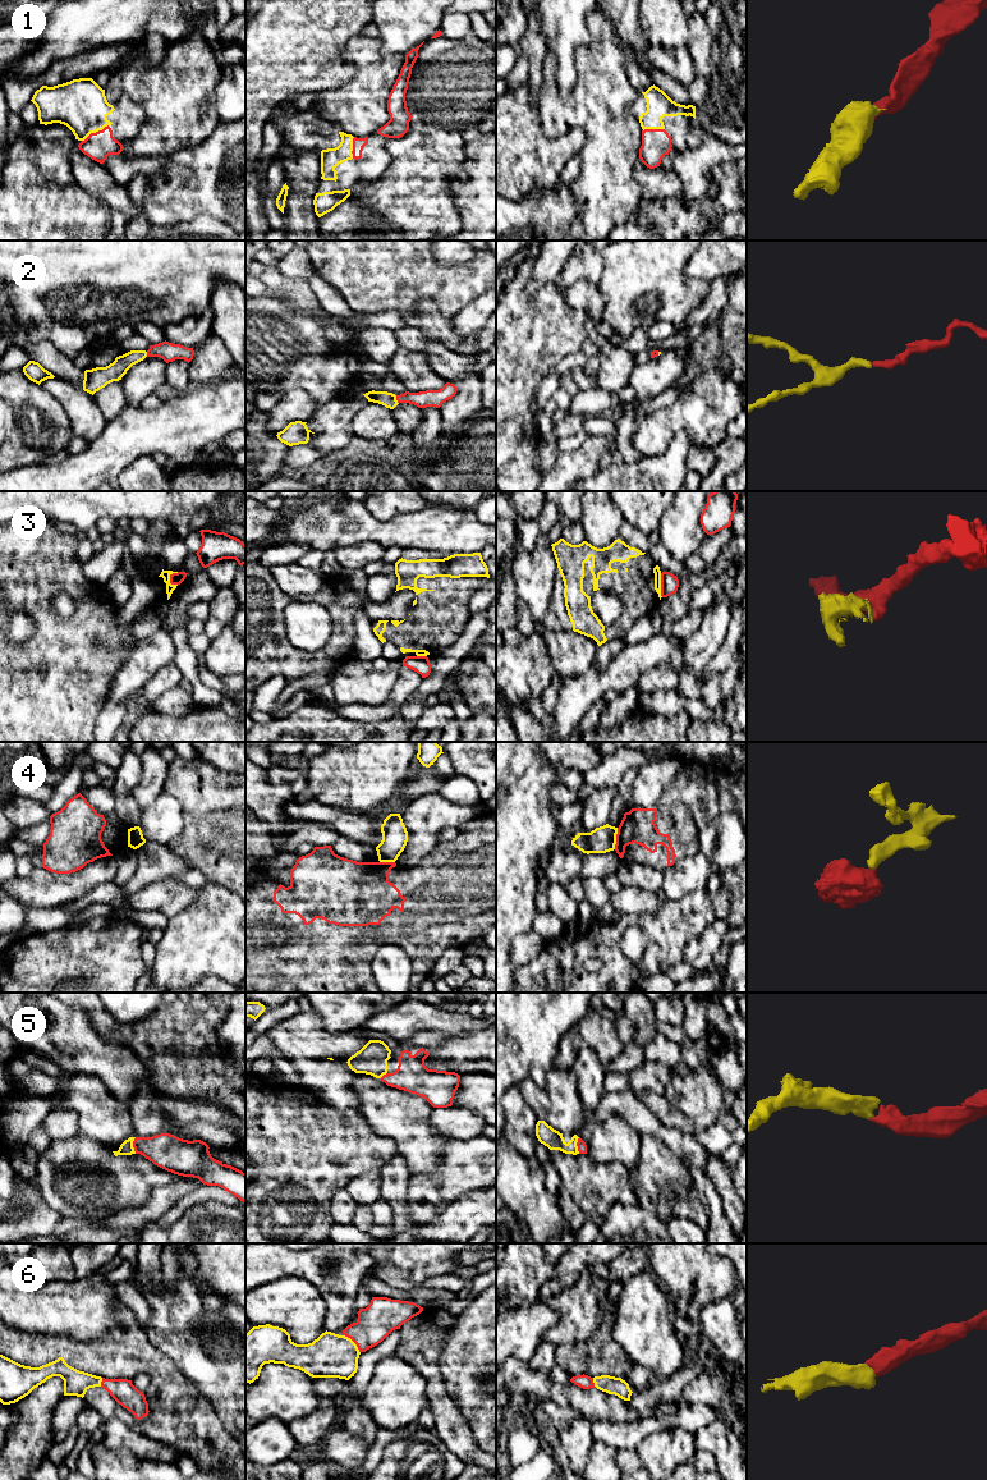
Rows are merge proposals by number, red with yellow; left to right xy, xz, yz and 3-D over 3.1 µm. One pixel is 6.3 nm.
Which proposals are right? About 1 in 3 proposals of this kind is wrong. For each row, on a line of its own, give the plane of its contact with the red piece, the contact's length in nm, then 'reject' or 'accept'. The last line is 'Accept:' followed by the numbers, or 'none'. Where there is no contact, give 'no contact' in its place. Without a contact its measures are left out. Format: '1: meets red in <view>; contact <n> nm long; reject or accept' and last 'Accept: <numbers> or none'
1: meets red in xy; contact 200 nm long; accept
2: meets red in xz; contact 60 nm long; accept
3: meets red in yz; contact 150 nm long; reject
4: meets red in yz; contact 140 nm long; reject
5: meets red in xy; contact 100 nm long; accept
6: meets red in xz; contact 160 nm long; accept
Accept: 1, 2, 5, 6

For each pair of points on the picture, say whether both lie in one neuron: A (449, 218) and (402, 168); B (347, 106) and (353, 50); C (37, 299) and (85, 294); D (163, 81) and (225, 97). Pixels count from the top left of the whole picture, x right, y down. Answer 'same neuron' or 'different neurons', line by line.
A: same neuron
B: same neuron
C: same neuron
D: different neurons

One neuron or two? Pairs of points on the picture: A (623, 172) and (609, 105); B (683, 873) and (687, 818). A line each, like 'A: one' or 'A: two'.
A: one
B: two

